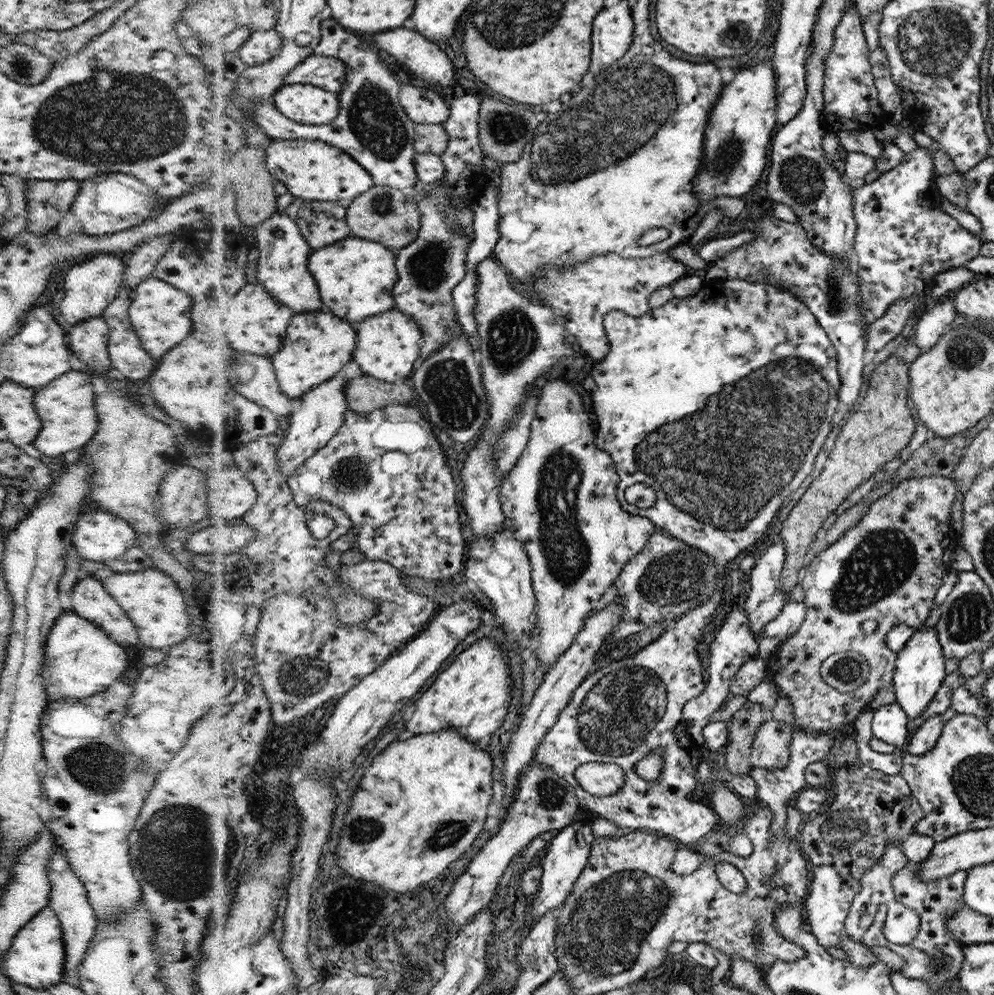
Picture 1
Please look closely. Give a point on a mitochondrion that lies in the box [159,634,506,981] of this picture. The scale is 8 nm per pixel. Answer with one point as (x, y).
(304, 675)

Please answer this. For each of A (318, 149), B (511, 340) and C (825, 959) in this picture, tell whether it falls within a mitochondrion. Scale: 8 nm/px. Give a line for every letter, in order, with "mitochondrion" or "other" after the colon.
A: other
B: mitochondrion
C: other

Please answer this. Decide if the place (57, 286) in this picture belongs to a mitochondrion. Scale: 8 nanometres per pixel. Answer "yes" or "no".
no

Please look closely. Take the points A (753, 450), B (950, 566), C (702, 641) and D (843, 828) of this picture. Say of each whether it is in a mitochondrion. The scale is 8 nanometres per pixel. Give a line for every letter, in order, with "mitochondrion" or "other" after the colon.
A: mitochondrion
B: other
C: other
D: mitochondrion

